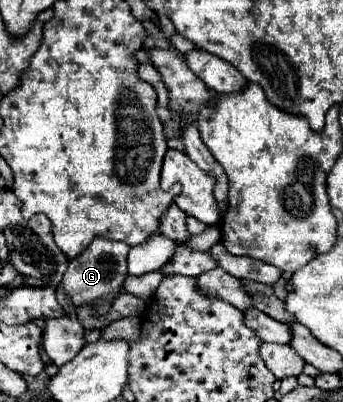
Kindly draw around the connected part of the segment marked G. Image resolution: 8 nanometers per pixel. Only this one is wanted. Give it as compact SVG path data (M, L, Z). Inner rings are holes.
M97 236L89 244L87 252L75 256L75 260L69 260L69 266L61 284L65 294L69 294L69 298L73 300L73 304L81 306L81 304L93 304L99 298L115 298L127 274L127 252L129 252L129 246L125 242L115 242L115 240Z

